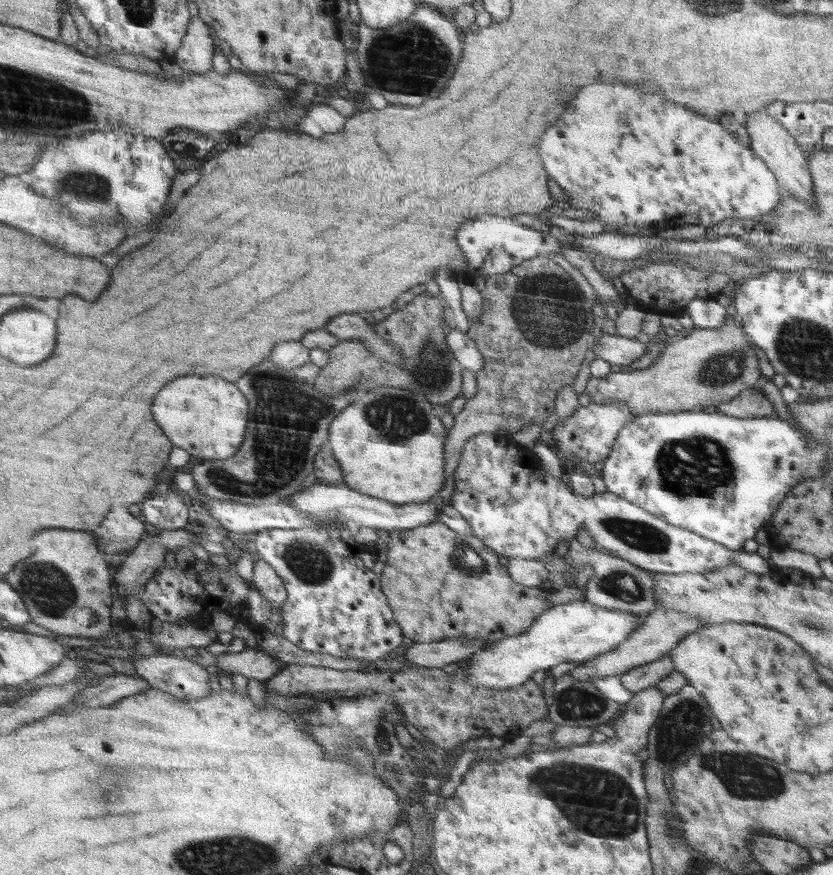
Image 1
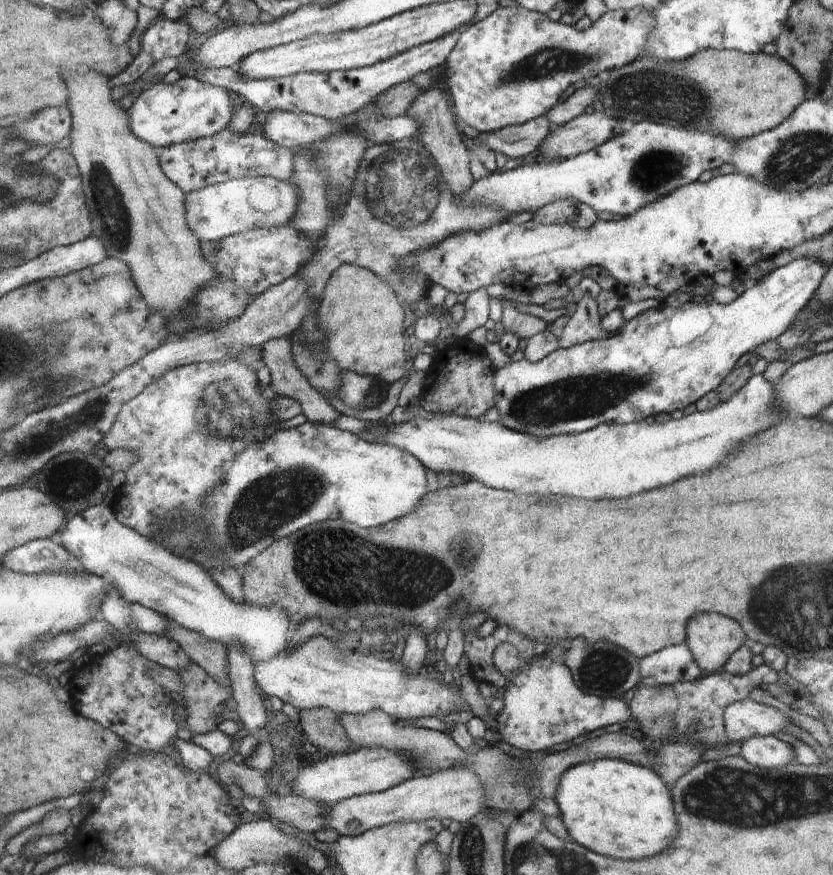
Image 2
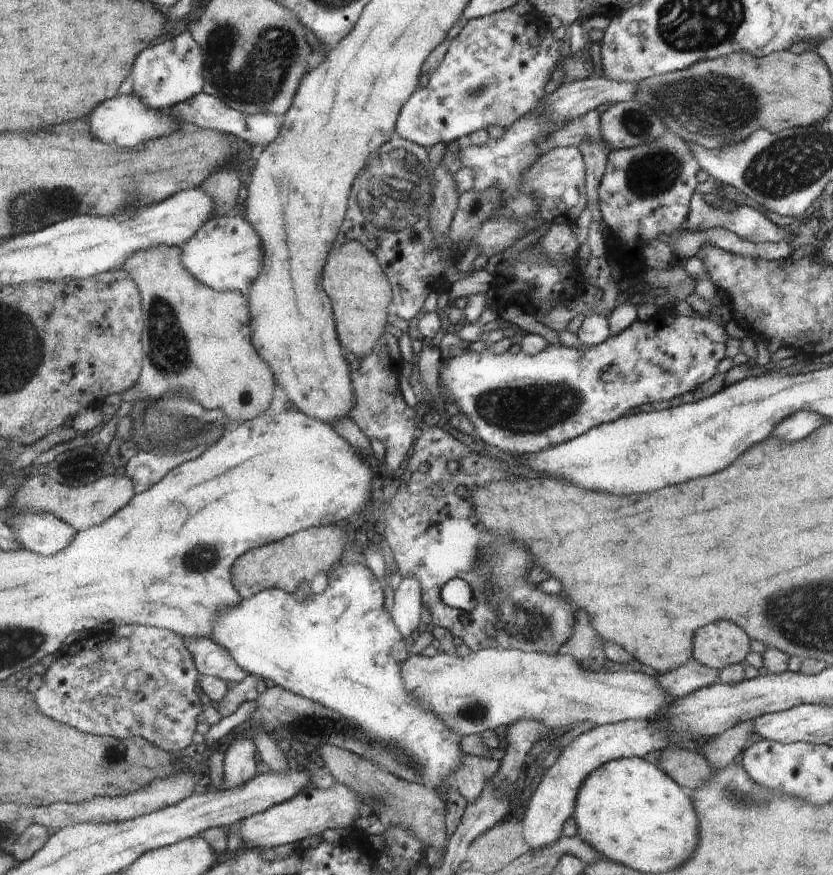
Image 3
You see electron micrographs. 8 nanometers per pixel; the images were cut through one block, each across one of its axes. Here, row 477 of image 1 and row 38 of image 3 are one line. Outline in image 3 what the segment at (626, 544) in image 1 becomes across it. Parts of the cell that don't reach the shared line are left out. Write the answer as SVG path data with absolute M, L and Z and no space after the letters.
M505 9L471 19L451 41L444 59L434 73L430 74L430 82L417 89L403 107L396 133L429 150L438 143L448 146L456 141L467 140L471 133L487 130L492 126L500 126L506 130L535 109L536 100L544 96L542 82L548 82L550 72L554 70L558 60L558 42L552 38L552 32L534 12L519 16L511 9Z

